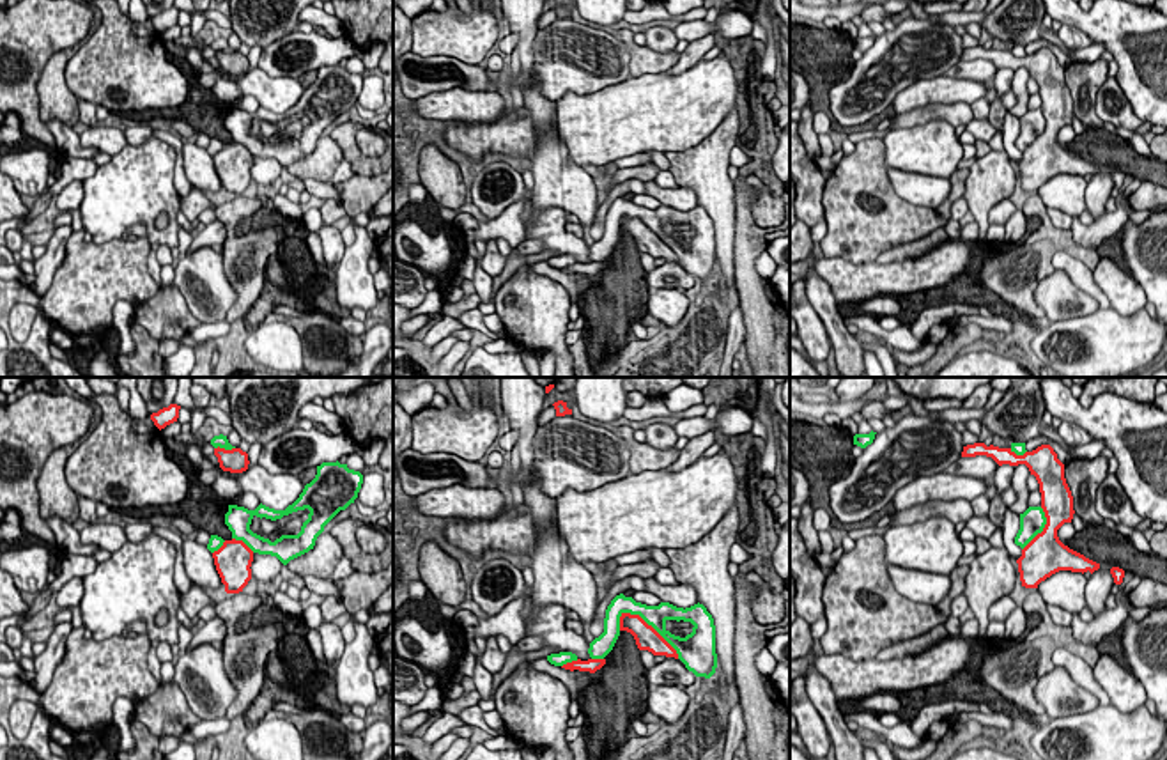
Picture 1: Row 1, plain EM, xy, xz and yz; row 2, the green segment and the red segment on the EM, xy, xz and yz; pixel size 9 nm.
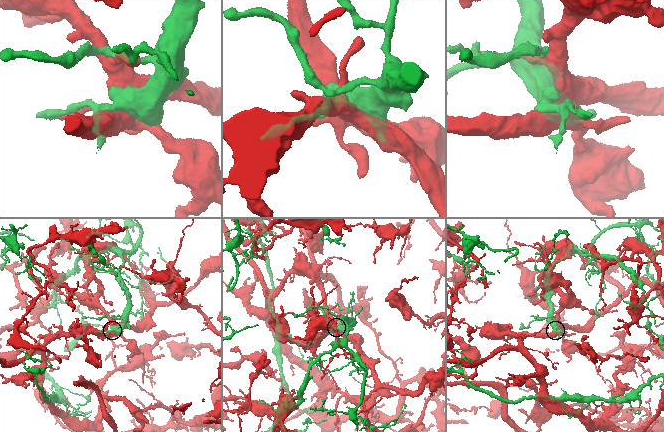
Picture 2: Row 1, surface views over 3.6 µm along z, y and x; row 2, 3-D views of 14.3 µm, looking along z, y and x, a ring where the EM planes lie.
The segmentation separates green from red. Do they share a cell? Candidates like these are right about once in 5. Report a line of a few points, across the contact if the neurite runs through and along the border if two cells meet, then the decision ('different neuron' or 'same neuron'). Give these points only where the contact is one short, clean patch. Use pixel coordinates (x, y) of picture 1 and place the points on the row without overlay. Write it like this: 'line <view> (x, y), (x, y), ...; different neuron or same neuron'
different neuron

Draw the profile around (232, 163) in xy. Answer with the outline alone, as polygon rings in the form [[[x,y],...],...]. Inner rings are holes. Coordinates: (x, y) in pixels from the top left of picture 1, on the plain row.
[[[225,143],[213,156],[216,174],[227,197],[239,197],[251,182],[253,154],[243,143]]]

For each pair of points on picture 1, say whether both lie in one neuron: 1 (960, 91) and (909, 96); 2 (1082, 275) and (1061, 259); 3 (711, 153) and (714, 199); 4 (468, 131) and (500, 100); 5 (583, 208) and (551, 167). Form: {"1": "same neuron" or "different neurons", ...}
{"1": "same neuron", "2": "same neuron", "3": "same neuron", "4": "different neurons", "5": "same neuron"}

